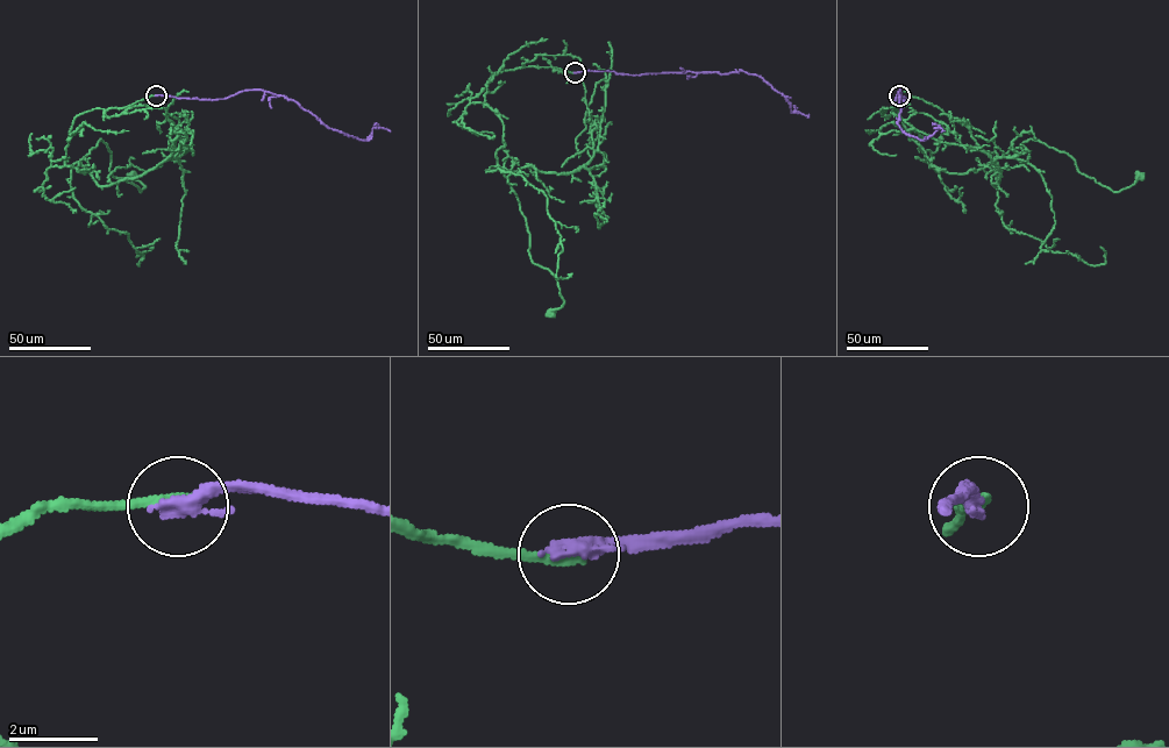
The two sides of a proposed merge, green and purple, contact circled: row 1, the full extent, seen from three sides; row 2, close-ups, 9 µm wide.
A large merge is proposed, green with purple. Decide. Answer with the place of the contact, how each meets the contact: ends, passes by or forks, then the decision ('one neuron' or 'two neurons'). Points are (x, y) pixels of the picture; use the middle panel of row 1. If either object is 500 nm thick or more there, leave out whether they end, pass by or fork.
place (575, 72); green ends; purple ends; two neurons

